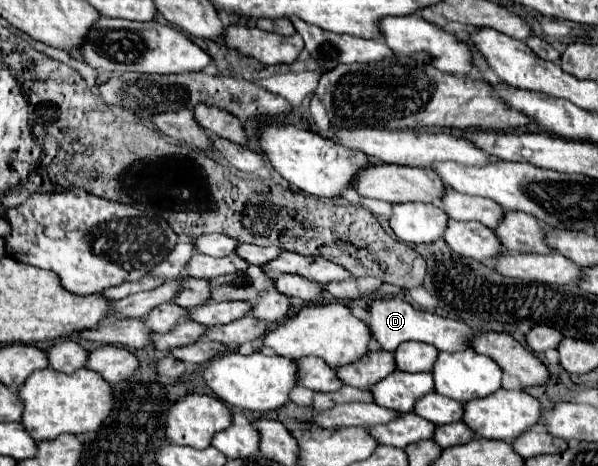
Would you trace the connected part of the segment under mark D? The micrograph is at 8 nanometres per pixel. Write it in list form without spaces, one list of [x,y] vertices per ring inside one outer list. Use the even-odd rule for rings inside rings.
[[[400,297],[372,301],[368,325],[372,329],[372,337],[386,351],[394,351],[400,343],[406,343],[406,341],[422,341],[422,343],[434,345],[440,351],[456,353],[456,351],[472,349],[470,343],[476,337],[476,331],[472,327],[468,327],[466,323],[454,321],[454,319],[446,319],[446,317],[438,317],[438,315],[428,313],[428,311],[418,311],[408,301],[402,301]]]

